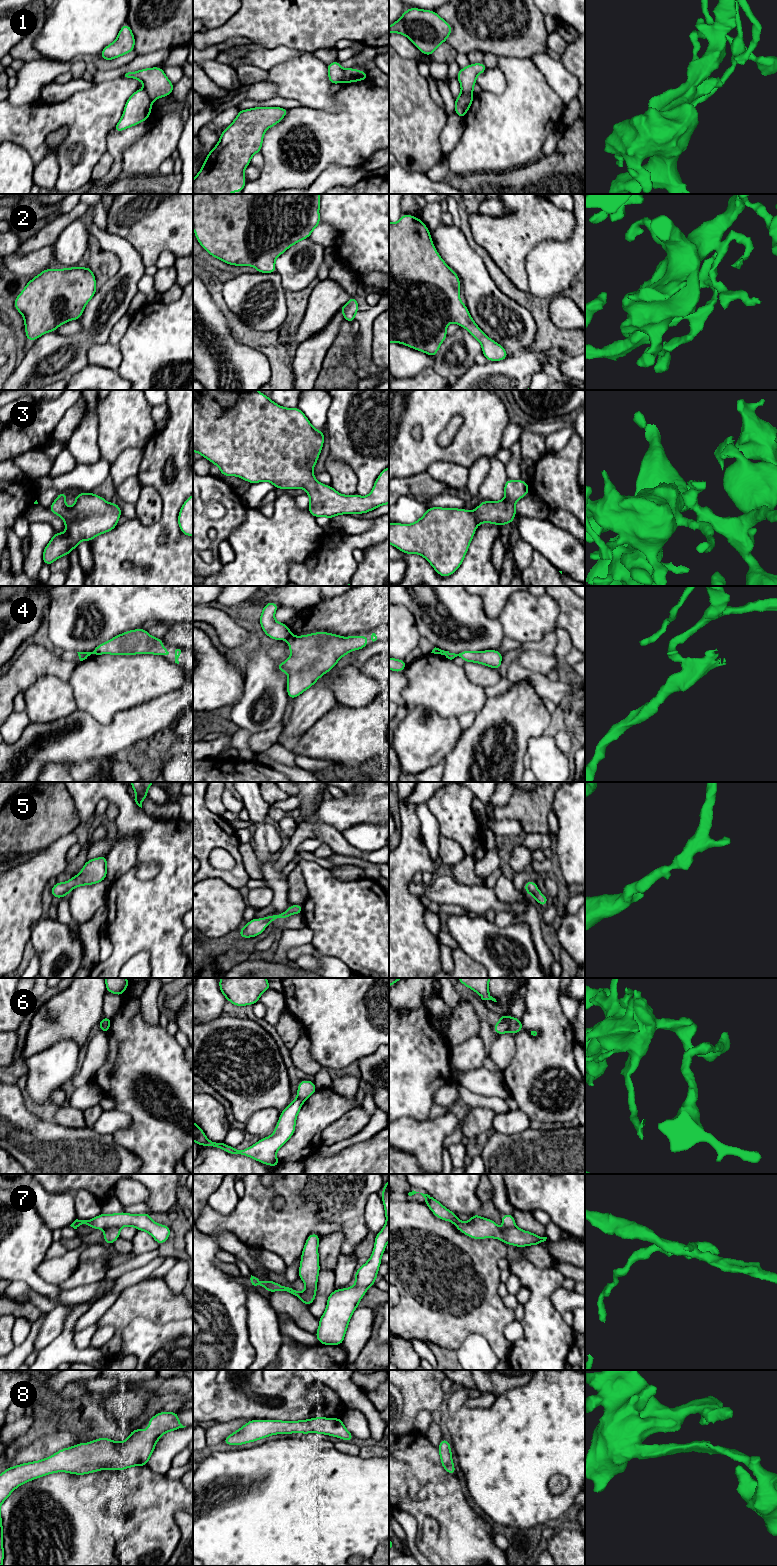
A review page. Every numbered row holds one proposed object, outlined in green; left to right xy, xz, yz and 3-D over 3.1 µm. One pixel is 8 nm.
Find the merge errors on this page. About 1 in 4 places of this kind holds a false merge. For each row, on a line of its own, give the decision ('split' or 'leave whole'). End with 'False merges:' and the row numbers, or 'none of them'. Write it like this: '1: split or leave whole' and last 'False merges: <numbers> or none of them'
1: split
2: leave whole
3: leave whole
4: split
5: leave whole
6: split
7: split
8: leave whole
False merges: 1, 4, 6, 7

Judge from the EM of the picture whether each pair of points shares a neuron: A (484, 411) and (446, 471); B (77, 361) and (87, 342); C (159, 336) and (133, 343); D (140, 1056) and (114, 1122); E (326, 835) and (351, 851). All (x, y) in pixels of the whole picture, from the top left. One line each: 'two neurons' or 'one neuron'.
A: two neurons
B: one neuron
C: one neuron
D: two neurons
E: one neuron

